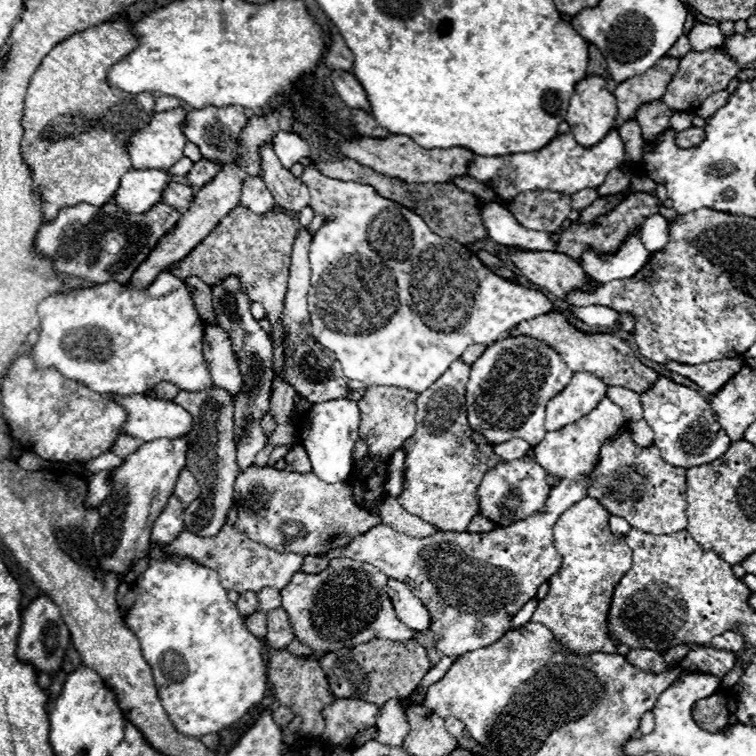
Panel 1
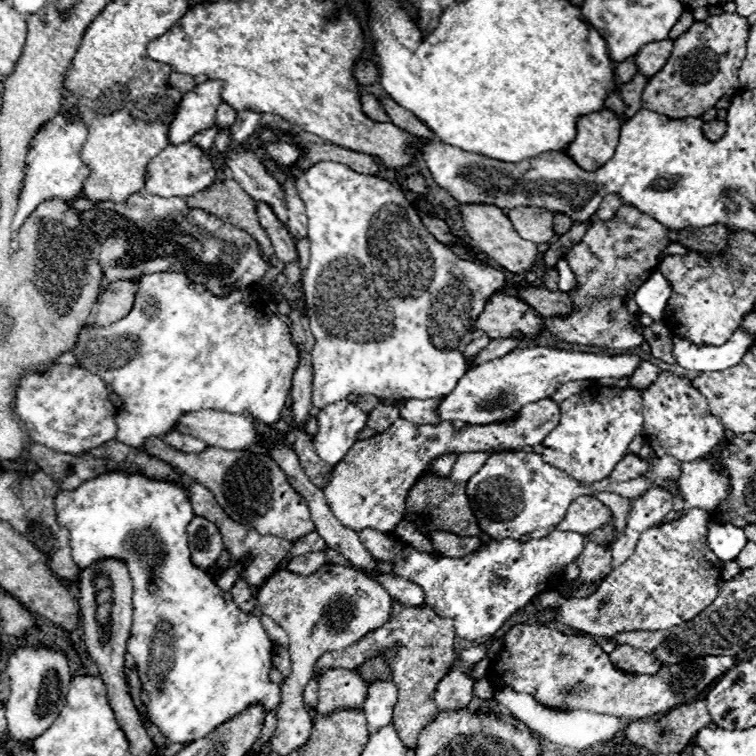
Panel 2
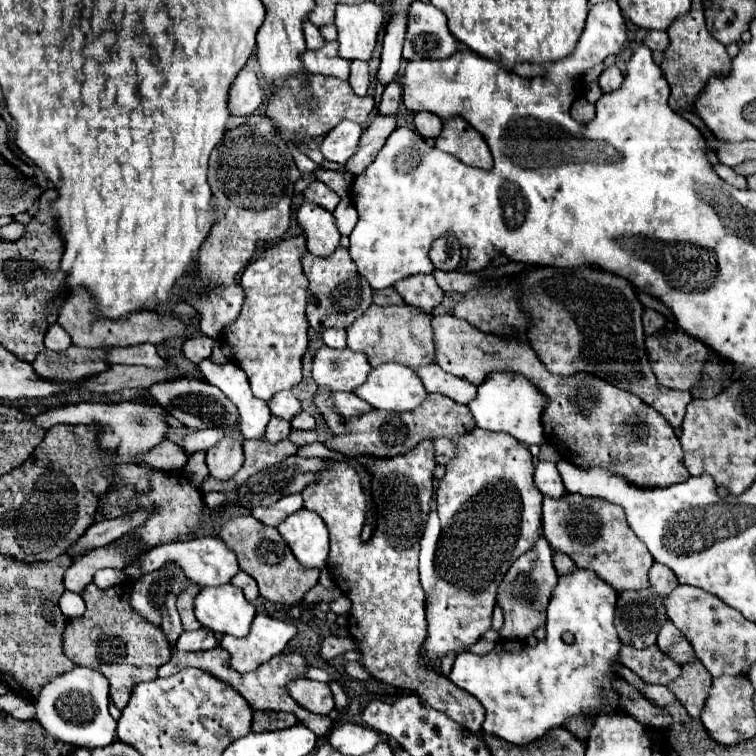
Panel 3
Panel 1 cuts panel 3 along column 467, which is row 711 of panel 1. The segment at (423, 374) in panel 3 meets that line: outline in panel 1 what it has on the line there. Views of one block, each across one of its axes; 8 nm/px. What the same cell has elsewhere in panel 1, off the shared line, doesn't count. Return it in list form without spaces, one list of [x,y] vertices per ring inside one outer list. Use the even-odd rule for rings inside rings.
[[[390,698],[380,708],[380,718],[376,722],[376,740],[386,746],[398,746],[404,742],[404,736],[408,734],[410,726],[406,722],[406,716],[402,712],[402,704],[398,698]]]

